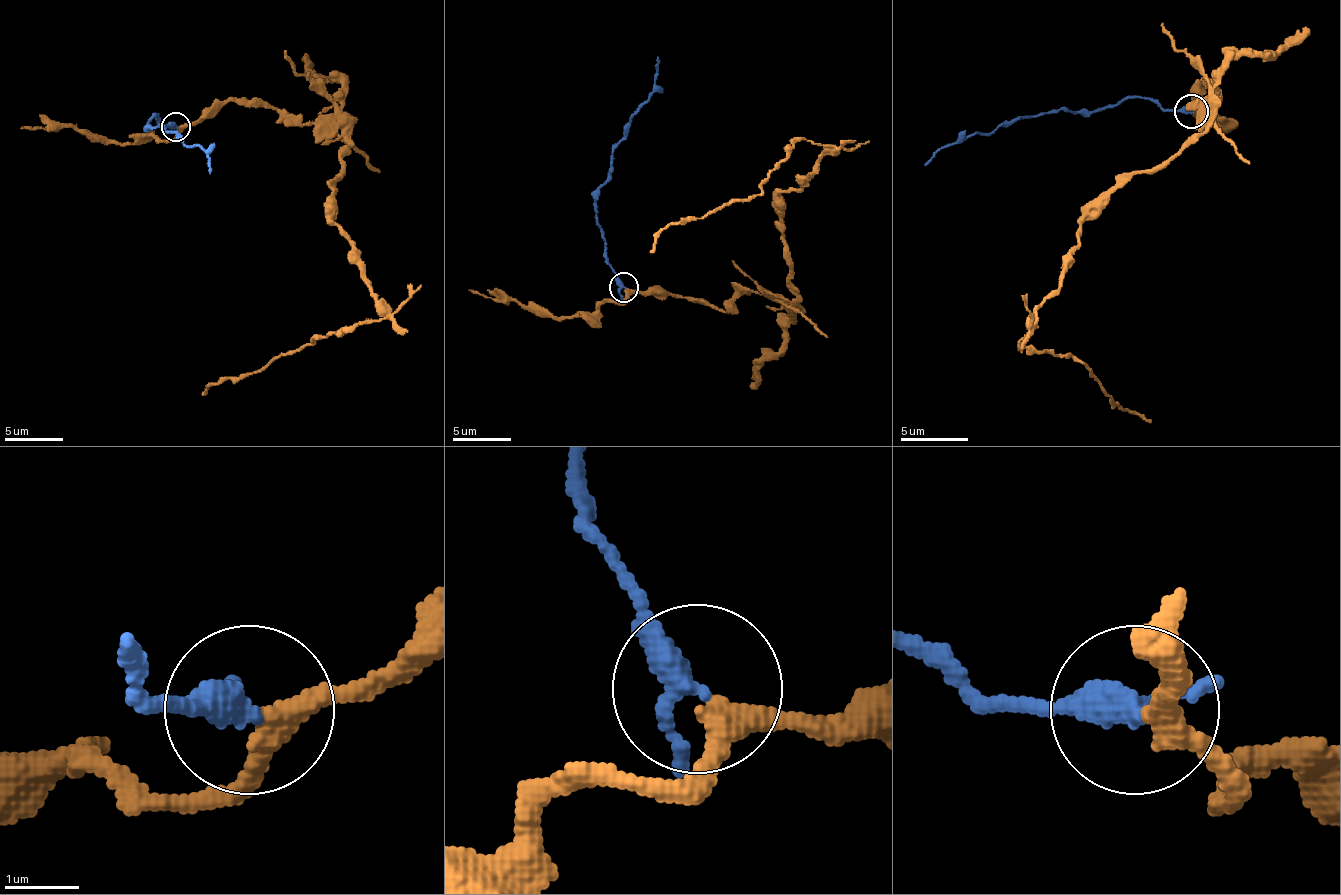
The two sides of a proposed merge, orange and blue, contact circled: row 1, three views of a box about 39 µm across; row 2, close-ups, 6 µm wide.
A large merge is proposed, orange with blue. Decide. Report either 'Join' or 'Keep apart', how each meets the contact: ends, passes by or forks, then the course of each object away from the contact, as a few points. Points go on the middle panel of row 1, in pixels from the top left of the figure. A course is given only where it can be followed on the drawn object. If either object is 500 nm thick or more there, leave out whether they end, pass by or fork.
Keep apart. At the ring orange passes by. At the ring blue passes by. Course of orange: (625, 289), (792, 298), (780, 195), (827, 146), (797, 140), (756, 195), (671, 222), (651, 251). Course of blue: (625, 286), (604, 248), (595, 190), (607, 178), (613, 146), (633, 113), (654, 90), (657, 58)

